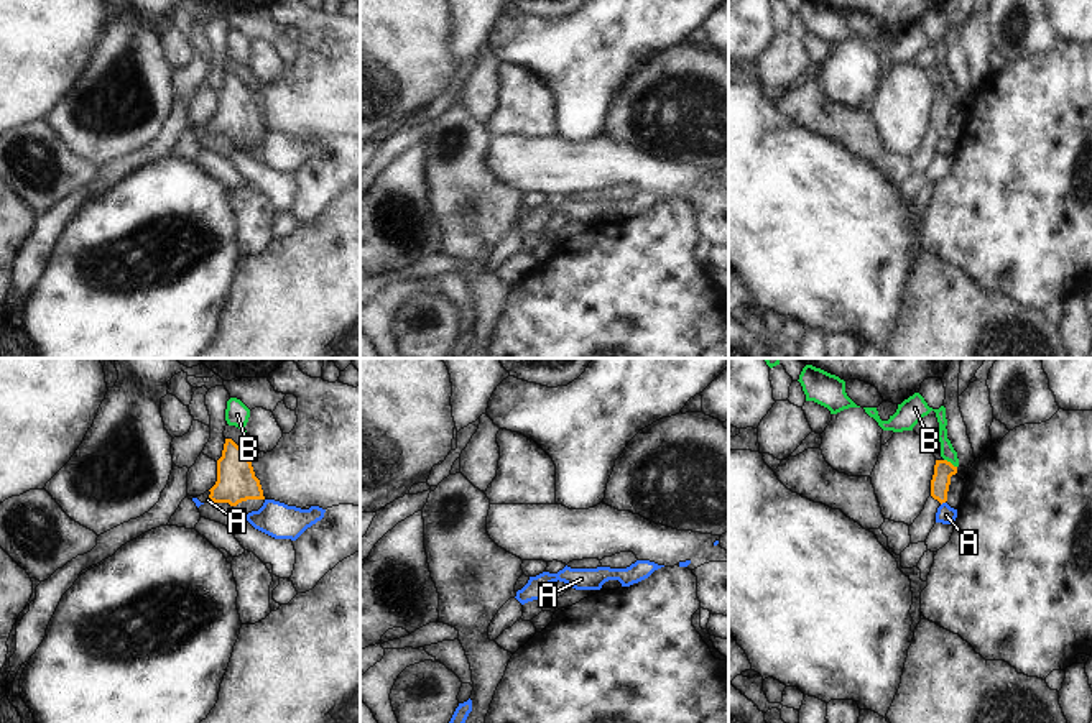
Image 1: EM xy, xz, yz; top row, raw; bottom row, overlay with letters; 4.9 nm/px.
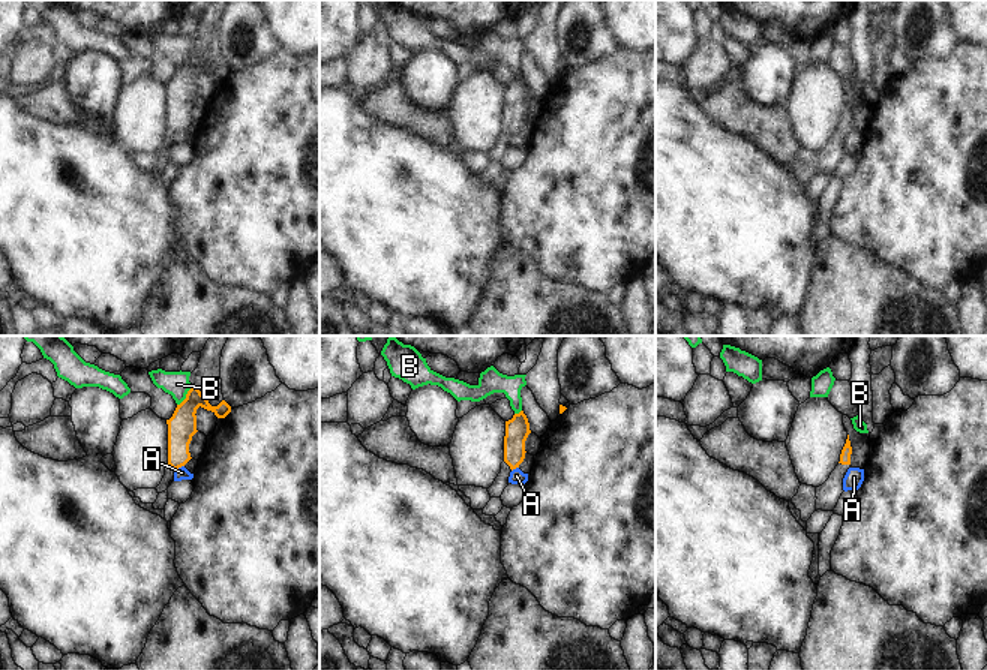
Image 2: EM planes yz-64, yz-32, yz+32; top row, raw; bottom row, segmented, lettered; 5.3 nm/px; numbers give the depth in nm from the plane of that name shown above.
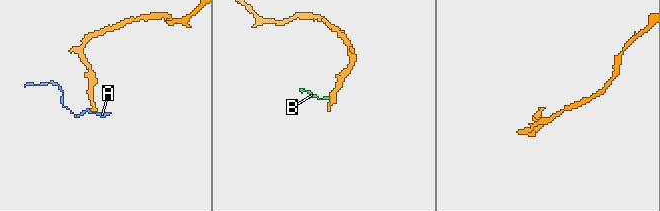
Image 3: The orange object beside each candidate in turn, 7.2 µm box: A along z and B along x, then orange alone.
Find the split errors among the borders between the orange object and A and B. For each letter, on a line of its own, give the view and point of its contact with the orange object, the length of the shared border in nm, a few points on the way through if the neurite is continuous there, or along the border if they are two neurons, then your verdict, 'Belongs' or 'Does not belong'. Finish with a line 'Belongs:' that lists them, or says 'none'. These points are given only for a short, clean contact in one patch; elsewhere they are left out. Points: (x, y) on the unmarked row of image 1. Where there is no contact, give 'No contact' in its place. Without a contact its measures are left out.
A: Touches orange at yz (943, 133). Shared border 30 nm. Boundary: yz (944, 133), (941, 137). Does not belong
B: Touches orange at yz (949, 94). Shared border 80 nm. Boundary: yz (944, 91), (956, 99). Does not belong
Belongs: none

